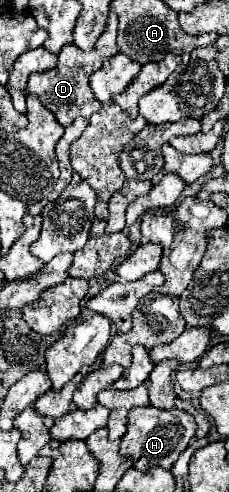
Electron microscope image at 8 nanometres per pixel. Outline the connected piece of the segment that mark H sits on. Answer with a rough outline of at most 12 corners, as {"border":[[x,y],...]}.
{"border":[[134,407],[120,453],[170,469],[196,433],[188,411]]}

